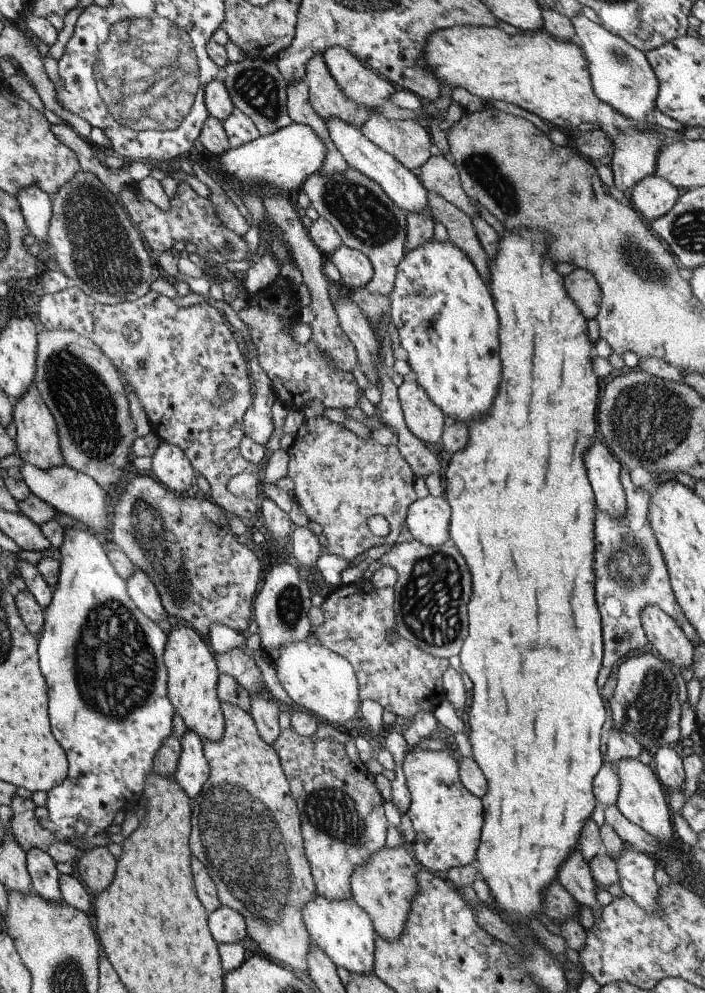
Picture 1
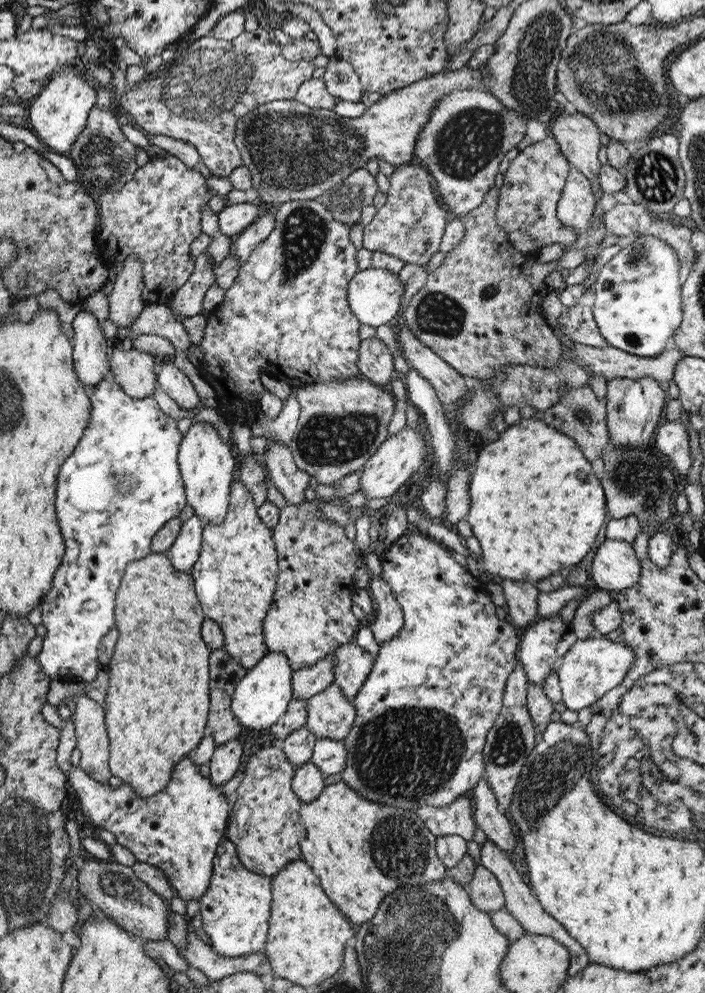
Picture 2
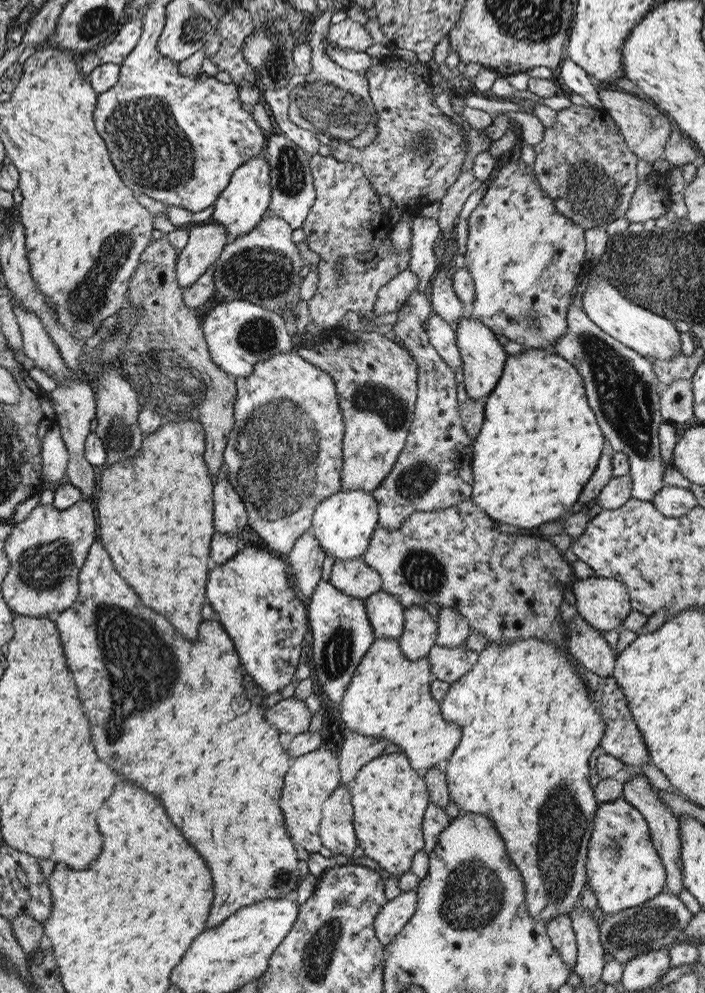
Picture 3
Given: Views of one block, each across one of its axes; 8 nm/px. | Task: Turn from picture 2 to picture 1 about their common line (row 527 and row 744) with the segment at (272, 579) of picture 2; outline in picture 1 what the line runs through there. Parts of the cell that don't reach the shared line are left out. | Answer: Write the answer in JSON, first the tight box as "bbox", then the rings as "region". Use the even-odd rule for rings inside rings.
{"bbox":[189,702,316,976],"region":[[[225,702],[220,704],[220,710],[224,721],[222,738],[218,742],[202,741],[208,778],[200,794],[191,799],[189,848],[213,878],[219,902],[243,918],[246,935],[257,944],[261,956],[301,976],[306,972],[306,957],[312,946],[301,912],[314,900],[316,889],[305,859],[296,803],[290,796],[278,757],[273,748],[259,739],[249,714]]]}

